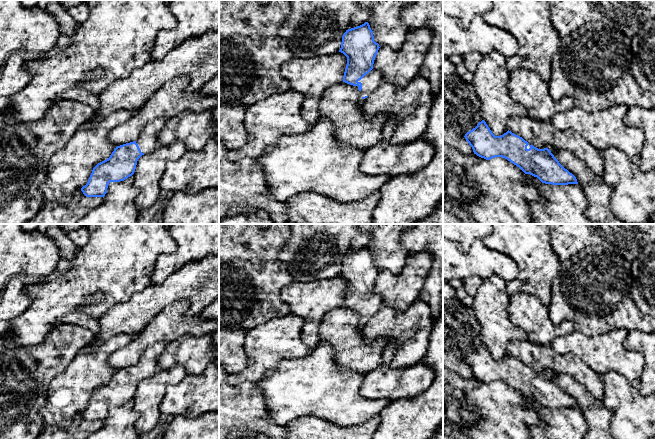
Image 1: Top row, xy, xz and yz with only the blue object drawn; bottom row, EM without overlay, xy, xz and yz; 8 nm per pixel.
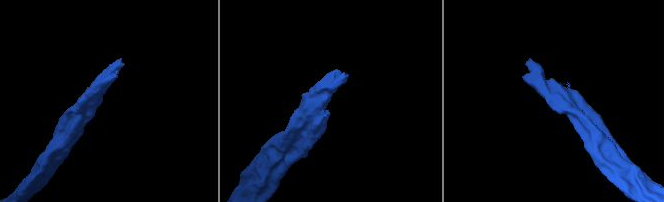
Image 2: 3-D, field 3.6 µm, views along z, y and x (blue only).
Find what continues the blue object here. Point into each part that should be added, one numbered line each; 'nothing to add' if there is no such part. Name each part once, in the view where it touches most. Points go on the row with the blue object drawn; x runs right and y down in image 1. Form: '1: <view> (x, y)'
1: xz (370, 82)

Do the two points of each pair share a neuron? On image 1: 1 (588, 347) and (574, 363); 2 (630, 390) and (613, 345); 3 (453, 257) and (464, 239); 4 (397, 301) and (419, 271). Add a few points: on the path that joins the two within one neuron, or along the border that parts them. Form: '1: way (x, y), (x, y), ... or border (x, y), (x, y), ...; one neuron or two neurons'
1: border (556, 351), (558, 353), (575, 354), (597, 372); two neurons
2: border (602, 372), (616, 371), (630, 380), (638, 381); two neurons
3: border (481, 239), (475, 239), (465, 251), (453, 242); two neurons
4: way (399, 294), (412, 278); one neuron

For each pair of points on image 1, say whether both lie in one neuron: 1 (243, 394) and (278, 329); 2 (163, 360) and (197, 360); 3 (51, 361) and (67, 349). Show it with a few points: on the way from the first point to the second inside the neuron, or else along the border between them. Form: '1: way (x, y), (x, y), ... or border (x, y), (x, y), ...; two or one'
1: border (229, 381), (234, 384), (254, 383); two
2: way (171, 360), (189, 360); one
3: way (53, 357), (63, 349); one

